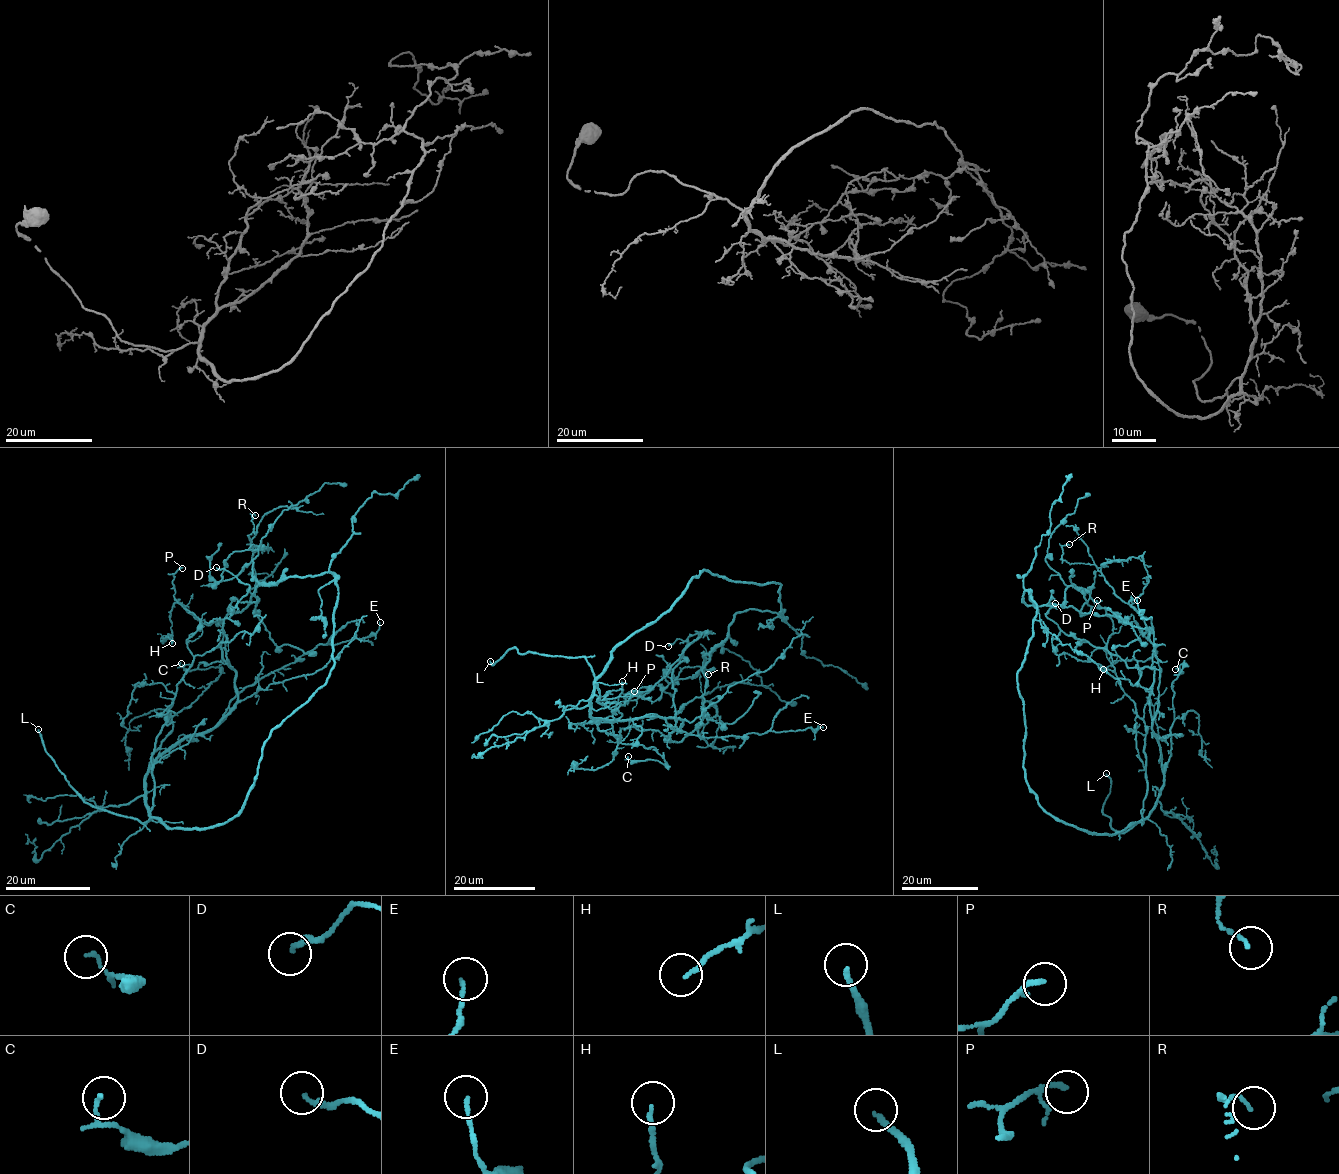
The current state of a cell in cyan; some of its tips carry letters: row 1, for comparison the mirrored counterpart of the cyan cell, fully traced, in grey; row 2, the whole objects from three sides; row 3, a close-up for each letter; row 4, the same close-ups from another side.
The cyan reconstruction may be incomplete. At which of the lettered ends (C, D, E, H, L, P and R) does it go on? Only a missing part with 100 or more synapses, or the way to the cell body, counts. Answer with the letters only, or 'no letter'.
L

